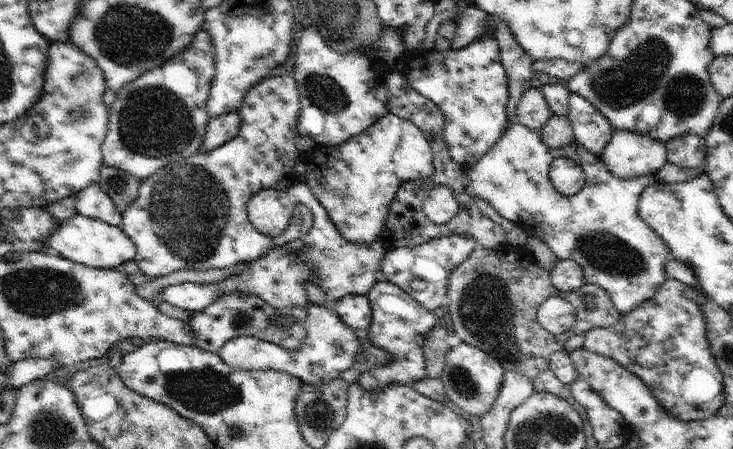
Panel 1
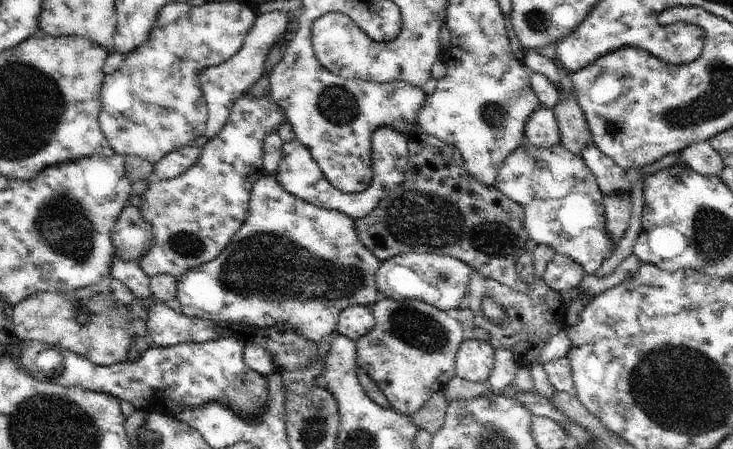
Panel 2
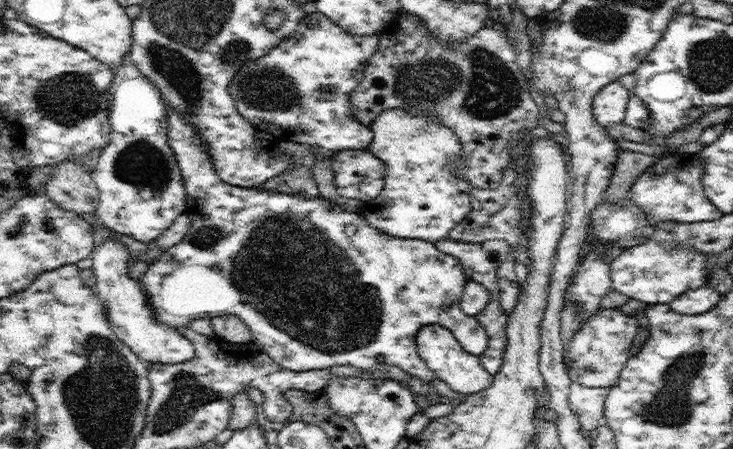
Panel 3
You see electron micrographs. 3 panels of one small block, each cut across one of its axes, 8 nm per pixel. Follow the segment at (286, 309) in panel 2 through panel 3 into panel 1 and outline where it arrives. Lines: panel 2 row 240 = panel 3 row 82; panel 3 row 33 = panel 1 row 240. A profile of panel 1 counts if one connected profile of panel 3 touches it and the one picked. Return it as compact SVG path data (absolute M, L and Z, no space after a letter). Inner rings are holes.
M295 181L290 188L264 189L250 198L248 211L250 220L290 220L296 206L306 206L314 216L314 226L310 228L308 236L300 240L292 241L284 246L278 246L266 253L266 256L254 262L248 262L248 268L229 276L222 282L210 282L210 284L182 283L163 287L160 299L178 308L188 311L203 311L210 304L214 304L220 296L246 292L246 294L261 295L262 300L272 306L273 309L285 309L297 306L308 308L308 296L306 286L314 284L322 288L331 302L344 298L349 294L367 296L371 288L379 281L381 264L386 256L387 249L379 241L372 244L354 244L346 240L338 232L326 209L320 204L317 196L306 182Z

